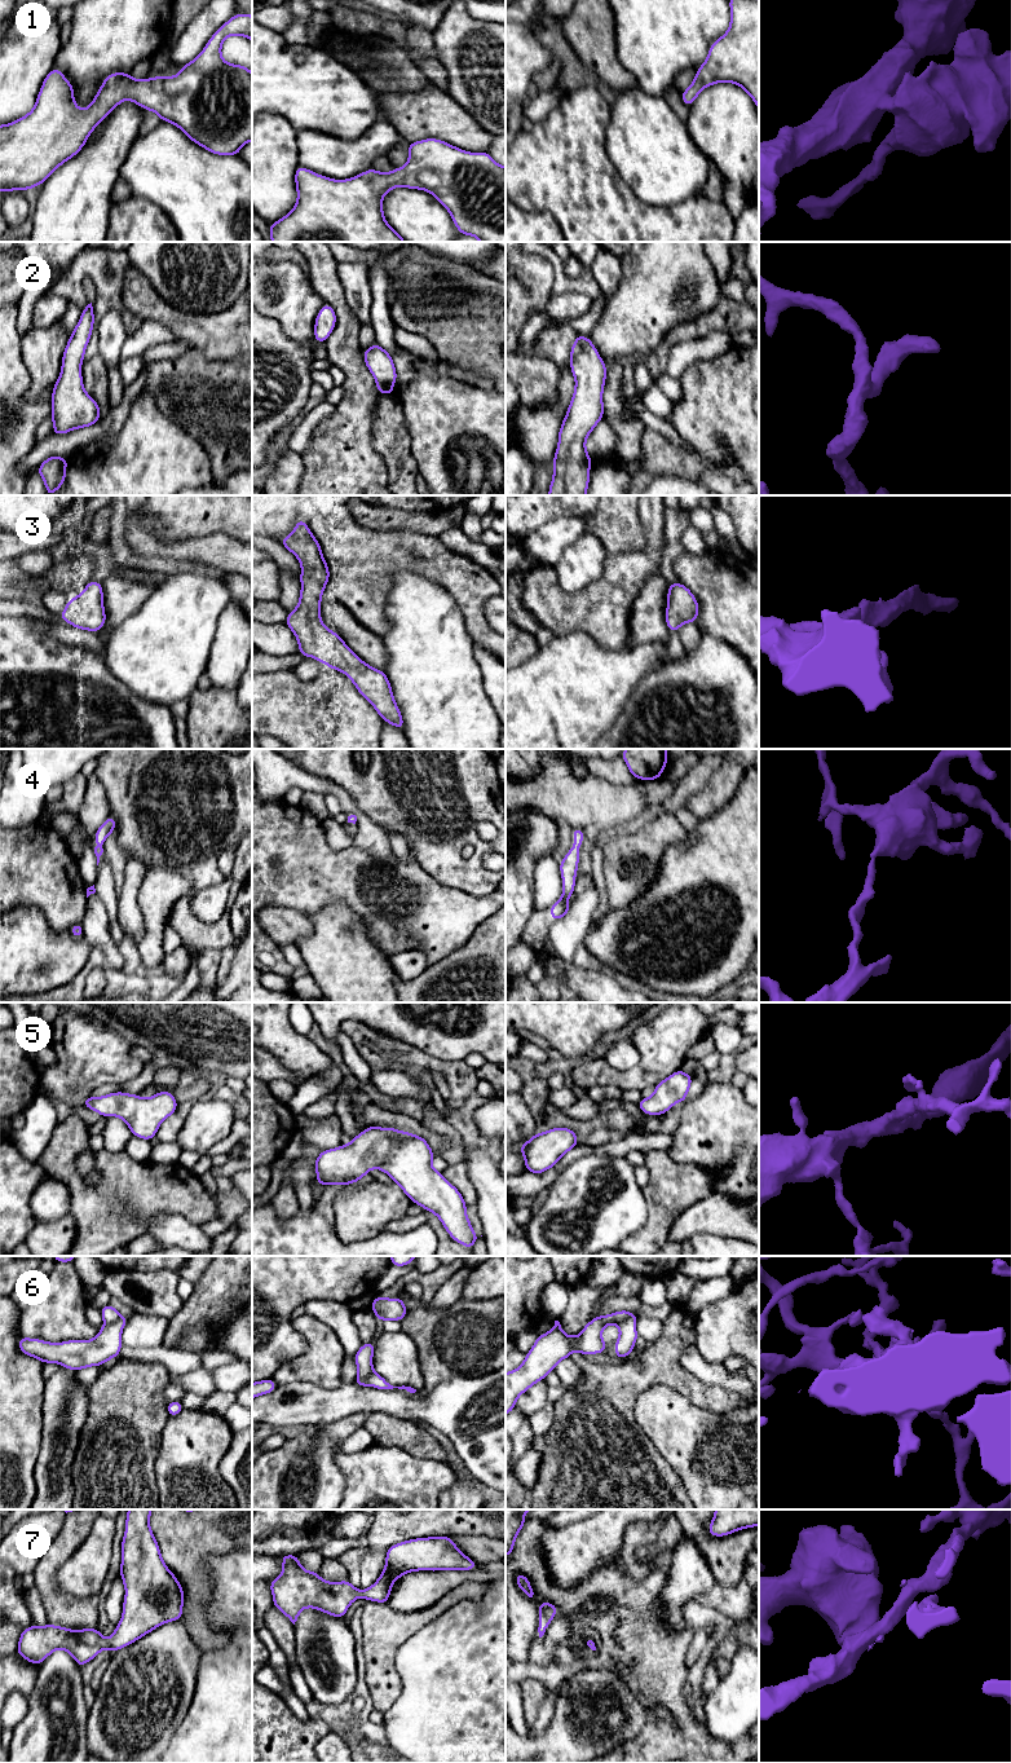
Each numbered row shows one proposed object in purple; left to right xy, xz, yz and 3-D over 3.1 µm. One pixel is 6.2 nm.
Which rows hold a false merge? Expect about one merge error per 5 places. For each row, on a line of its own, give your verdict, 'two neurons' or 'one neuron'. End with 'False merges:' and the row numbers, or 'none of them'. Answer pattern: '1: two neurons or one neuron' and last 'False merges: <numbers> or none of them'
1: one neuron
2: one neuron
3: one neuron
4: one neuron
5: one neuron
6: one neuron
7: one neuron
False merges: none of them

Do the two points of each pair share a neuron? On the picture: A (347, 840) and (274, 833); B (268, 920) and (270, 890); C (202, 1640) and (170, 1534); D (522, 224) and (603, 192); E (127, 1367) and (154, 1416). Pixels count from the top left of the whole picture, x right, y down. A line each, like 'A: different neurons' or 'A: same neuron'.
A: different neurons
B: different neurons
C: same neuron
D: different neurons
E: same neuron

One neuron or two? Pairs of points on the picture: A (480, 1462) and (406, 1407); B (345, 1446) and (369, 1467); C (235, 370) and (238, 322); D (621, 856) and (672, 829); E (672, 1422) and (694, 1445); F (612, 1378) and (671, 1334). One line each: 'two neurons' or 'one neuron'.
A: one neuron
B: two neurons
C: two neurons
D: one neuron
E: one neuron
F: one neuron

